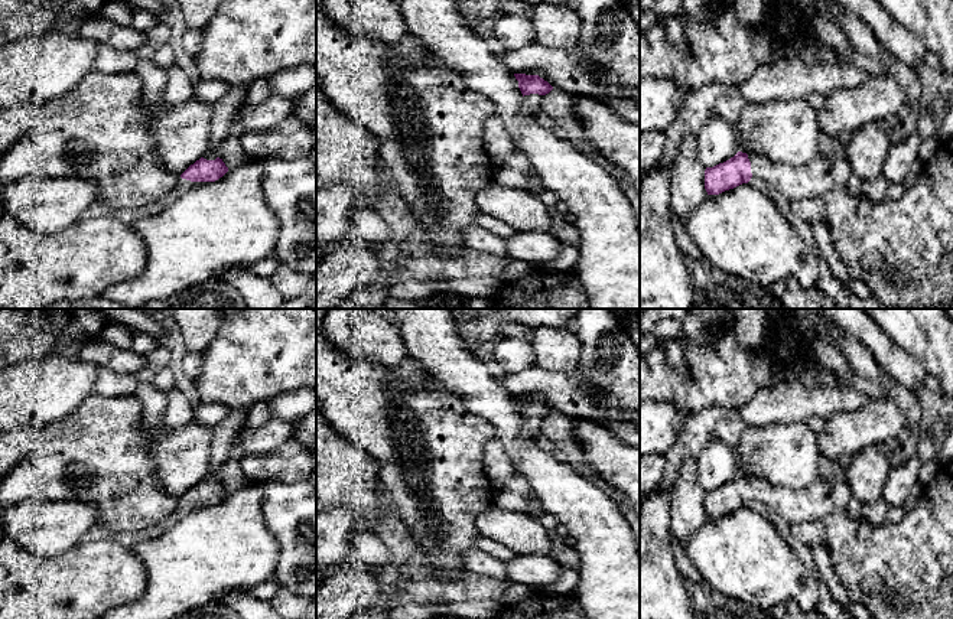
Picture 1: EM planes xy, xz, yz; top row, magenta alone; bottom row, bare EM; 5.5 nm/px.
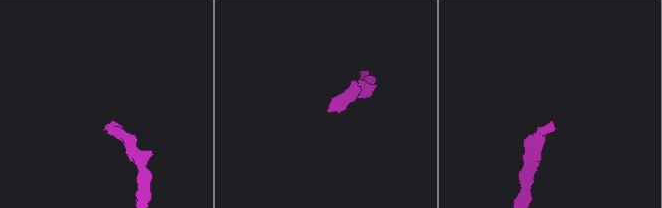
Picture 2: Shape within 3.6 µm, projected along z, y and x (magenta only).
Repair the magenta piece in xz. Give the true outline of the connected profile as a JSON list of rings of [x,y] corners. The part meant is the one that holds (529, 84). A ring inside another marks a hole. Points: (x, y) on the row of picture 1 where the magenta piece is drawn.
[[[514,74],[514,76],[518,81],[518,88],[523,94],[523,113],[537,117],[541,98],[549,94],[553,87],[539,75]]]

